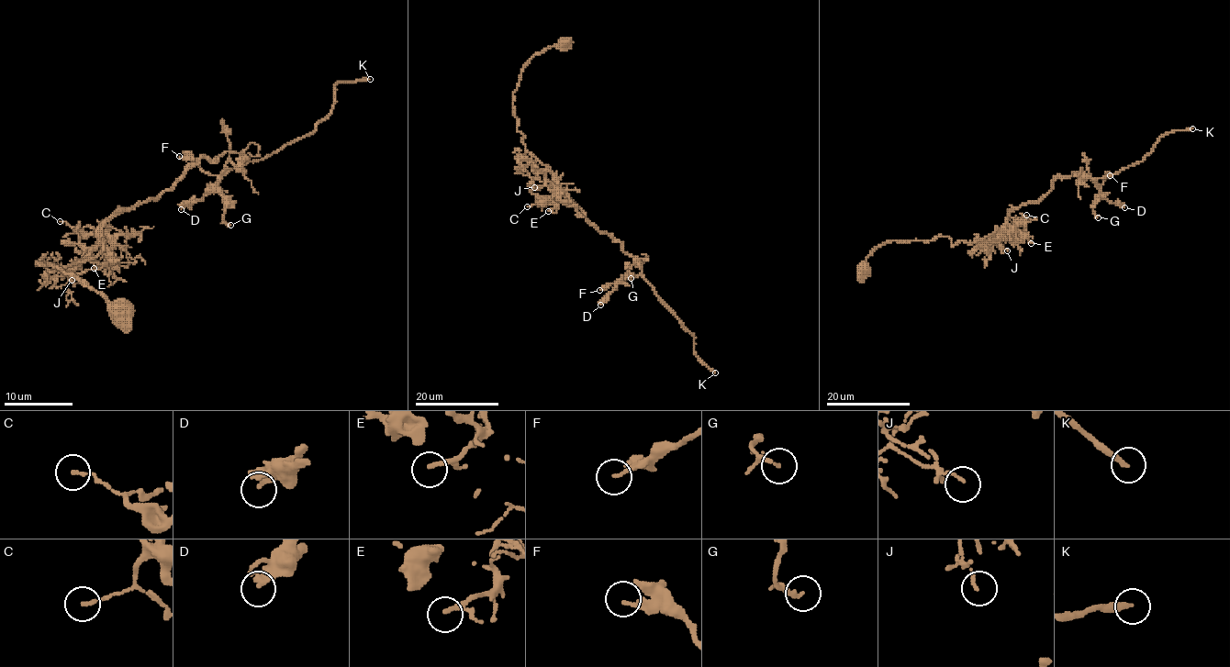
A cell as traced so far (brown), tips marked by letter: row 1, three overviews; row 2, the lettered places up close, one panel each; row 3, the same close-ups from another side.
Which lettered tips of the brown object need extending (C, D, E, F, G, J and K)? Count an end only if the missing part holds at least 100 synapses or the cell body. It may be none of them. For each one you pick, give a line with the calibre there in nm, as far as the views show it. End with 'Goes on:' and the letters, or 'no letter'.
K: 240 nm thick
Goes on: K

